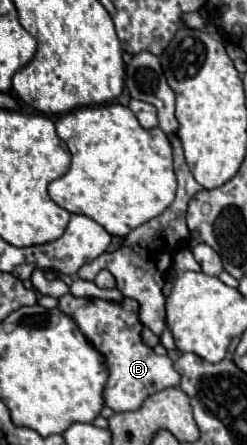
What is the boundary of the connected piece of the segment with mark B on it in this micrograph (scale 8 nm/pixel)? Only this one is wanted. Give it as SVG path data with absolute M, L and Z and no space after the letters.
M67 294L59 298L59 308L77 322L79 330L85 334L89 344L105 356L109 368L109 382L105 386L105 404L113 408L113 412L137 410L147 396L179 384L179 374L173 368L171 358L168 355L157 355L153 352L153 348L143 344L141 340L143 326L137 316L139 304L133 302L131 298L123 302L107 302L99 298L75 298Z

